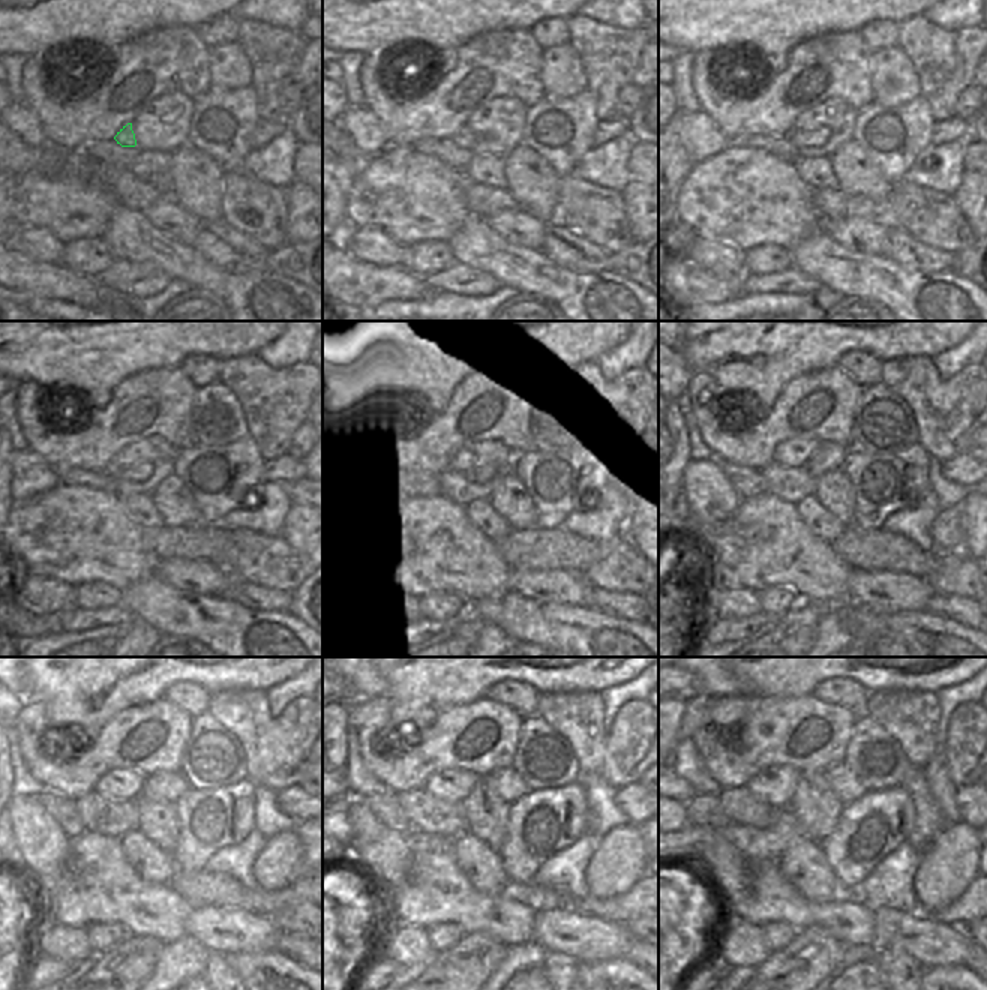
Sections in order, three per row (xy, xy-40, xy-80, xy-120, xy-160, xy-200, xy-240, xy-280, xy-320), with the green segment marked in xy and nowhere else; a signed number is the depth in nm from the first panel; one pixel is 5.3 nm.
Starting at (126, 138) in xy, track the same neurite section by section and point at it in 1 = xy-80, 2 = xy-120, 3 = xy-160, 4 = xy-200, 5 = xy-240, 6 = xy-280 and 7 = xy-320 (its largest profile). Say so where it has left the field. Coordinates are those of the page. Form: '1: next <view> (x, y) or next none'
1: next xy-80 (815, 138)
2: next xy-120 (140, 473)
3: next xy-160 (480, 473)
4: next xy-200 (828, 455)
5: next xy-240 (164, 786)
6: next xy-280 (509, 786)
7: next xy-320 (846, 786)

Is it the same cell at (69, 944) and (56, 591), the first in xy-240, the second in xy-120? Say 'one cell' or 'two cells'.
one cell

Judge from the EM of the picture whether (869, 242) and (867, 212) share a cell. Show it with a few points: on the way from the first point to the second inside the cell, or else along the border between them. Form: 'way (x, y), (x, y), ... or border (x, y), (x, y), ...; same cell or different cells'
border (833, 221), (861, 216), (876, 221), (887, 228); different cells

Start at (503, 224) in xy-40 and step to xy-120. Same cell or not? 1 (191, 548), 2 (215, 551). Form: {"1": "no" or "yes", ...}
{"1": "no", "2": "no"}

